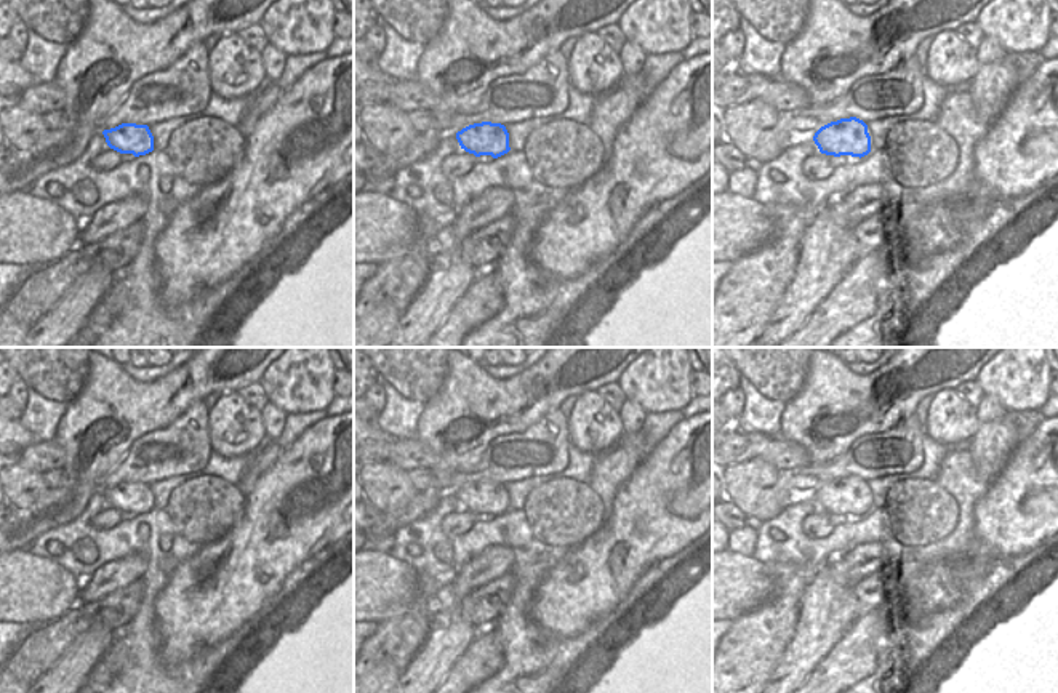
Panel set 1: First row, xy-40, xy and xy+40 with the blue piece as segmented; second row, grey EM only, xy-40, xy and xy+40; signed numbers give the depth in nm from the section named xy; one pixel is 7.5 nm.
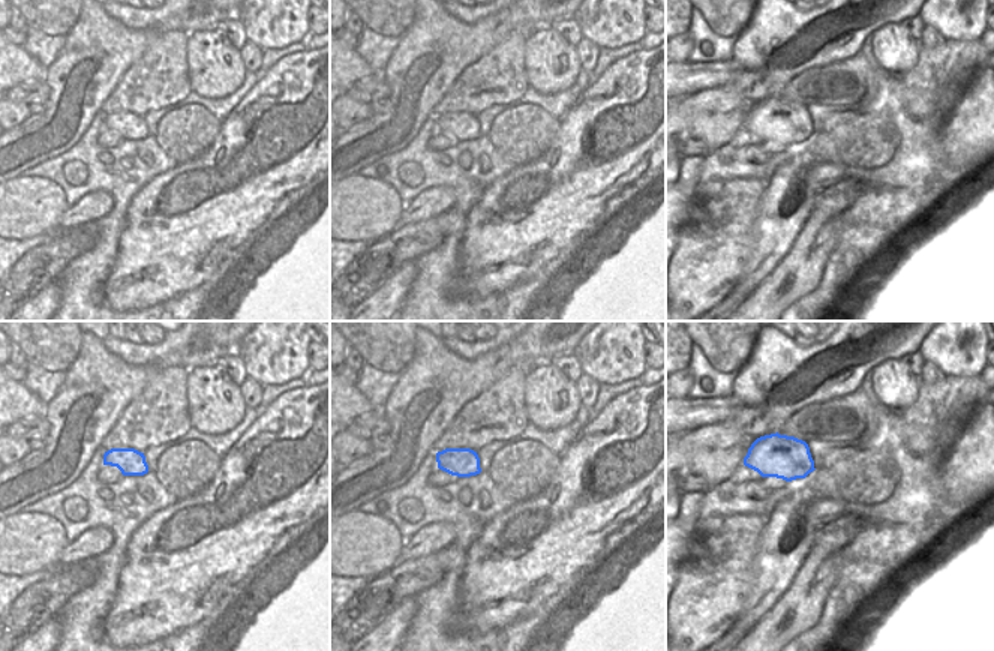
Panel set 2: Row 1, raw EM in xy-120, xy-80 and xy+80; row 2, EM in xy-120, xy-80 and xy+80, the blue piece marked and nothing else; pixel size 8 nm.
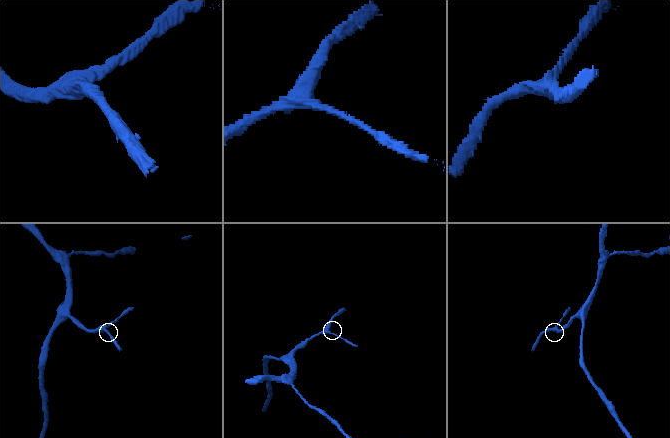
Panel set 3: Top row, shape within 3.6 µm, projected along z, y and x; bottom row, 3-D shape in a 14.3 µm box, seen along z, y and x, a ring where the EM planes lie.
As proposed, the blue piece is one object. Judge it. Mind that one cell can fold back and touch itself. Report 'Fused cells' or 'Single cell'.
Single cell

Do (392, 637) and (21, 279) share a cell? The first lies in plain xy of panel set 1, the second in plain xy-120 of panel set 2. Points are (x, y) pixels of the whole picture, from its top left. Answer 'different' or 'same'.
different

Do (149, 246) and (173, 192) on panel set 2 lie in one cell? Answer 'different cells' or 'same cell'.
same cell

